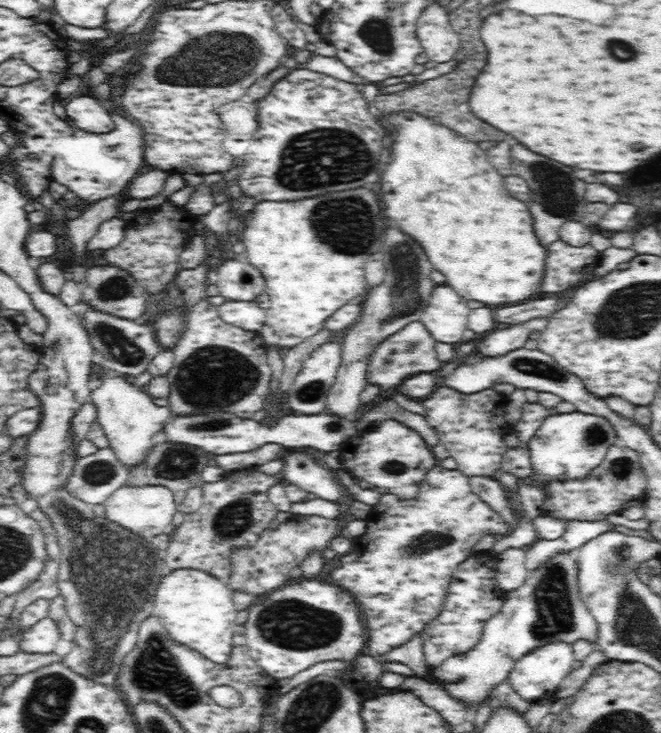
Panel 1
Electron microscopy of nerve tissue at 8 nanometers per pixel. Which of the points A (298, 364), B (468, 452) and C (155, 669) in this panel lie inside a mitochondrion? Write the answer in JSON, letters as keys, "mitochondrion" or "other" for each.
{"A":"other","B":"other","C":"mitochondrion"}

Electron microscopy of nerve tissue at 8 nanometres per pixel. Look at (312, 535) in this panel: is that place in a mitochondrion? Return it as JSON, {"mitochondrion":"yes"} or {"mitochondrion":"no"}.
{"mitochondrion":"no"}

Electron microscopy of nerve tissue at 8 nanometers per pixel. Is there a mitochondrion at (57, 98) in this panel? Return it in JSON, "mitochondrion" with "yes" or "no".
{"mitochondrion":"no"}

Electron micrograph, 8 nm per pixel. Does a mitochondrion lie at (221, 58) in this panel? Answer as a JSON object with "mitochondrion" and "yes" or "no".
{"mitochondrion":"yes"}

